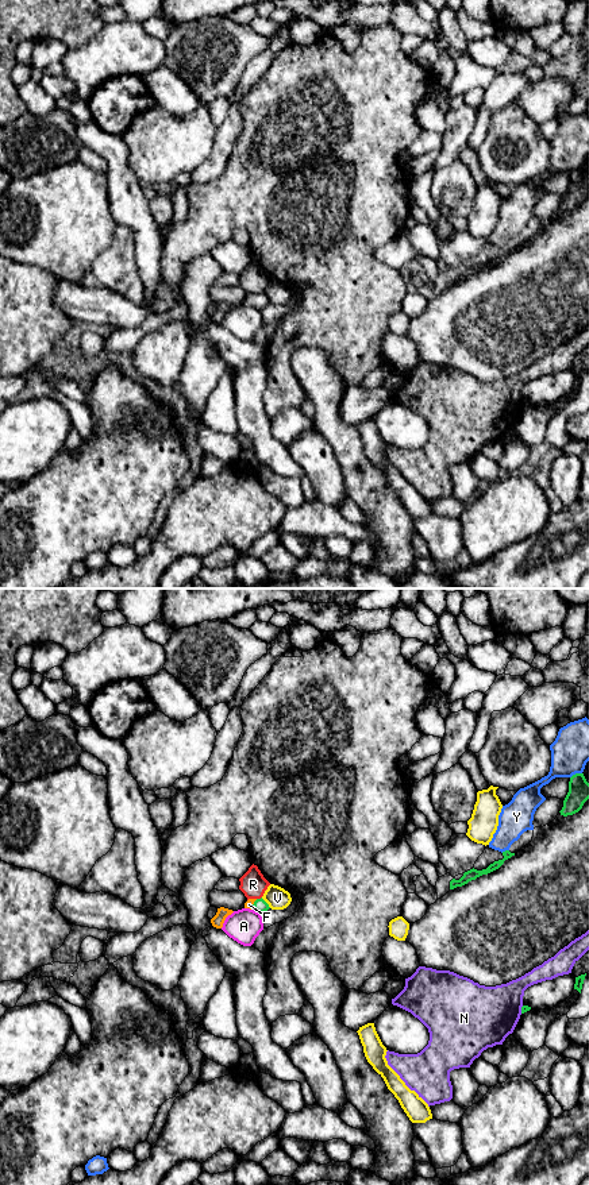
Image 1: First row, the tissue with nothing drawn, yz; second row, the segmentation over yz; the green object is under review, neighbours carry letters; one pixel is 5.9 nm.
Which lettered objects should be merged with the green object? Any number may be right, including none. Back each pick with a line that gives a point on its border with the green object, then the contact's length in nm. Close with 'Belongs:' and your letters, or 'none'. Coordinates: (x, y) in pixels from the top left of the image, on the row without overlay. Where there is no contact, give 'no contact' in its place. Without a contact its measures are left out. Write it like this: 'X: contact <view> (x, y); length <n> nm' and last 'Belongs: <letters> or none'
Belongs: none

